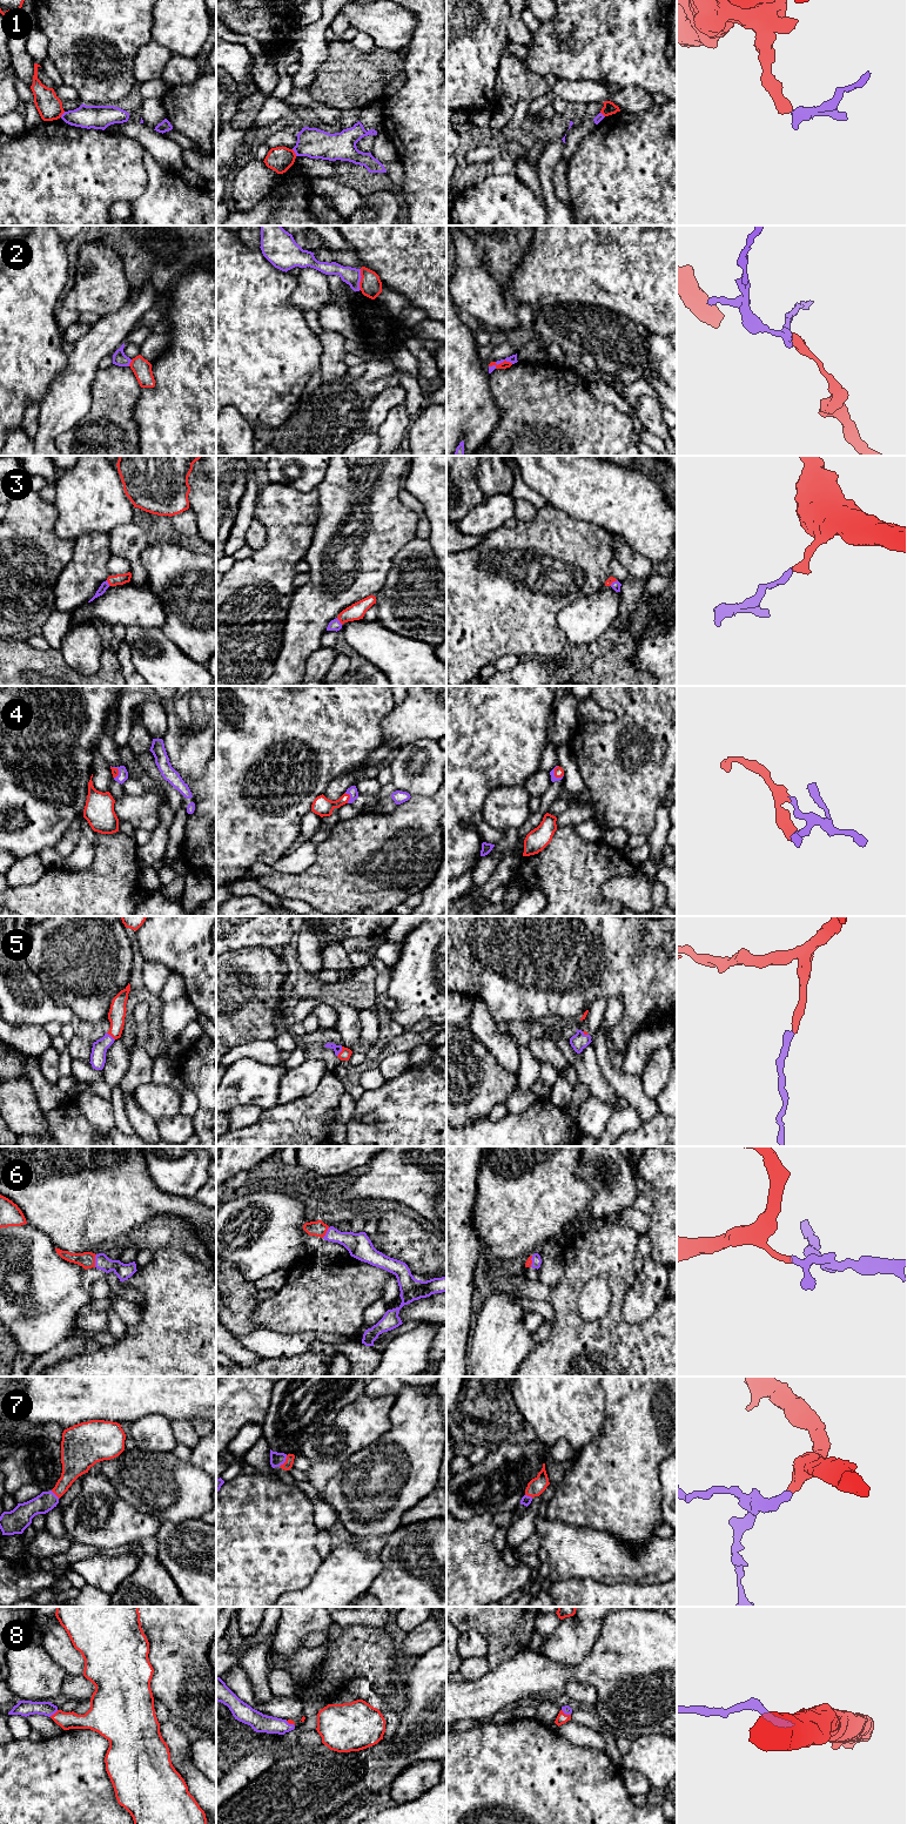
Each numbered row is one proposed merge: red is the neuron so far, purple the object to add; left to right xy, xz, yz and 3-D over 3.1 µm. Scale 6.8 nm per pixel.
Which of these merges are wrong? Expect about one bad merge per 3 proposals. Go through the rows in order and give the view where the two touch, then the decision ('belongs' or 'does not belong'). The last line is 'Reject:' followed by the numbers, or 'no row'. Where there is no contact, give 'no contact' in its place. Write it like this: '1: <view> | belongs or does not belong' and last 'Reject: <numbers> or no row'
1: xz | does not belong
2: yz | does not belong
3: xz | belongs
4: xz | belongs
5: xz | belongs
6: xy | belongs
7: xz | belongs
8: xy | belongs
Reject: 1, 2

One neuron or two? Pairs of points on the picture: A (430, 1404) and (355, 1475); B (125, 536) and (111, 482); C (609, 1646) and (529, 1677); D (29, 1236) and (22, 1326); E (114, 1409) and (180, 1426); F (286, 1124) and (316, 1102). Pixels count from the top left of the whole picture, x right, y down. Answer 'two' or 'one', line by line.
A: one
B: two
C: one
D: one
E: two
F: one

